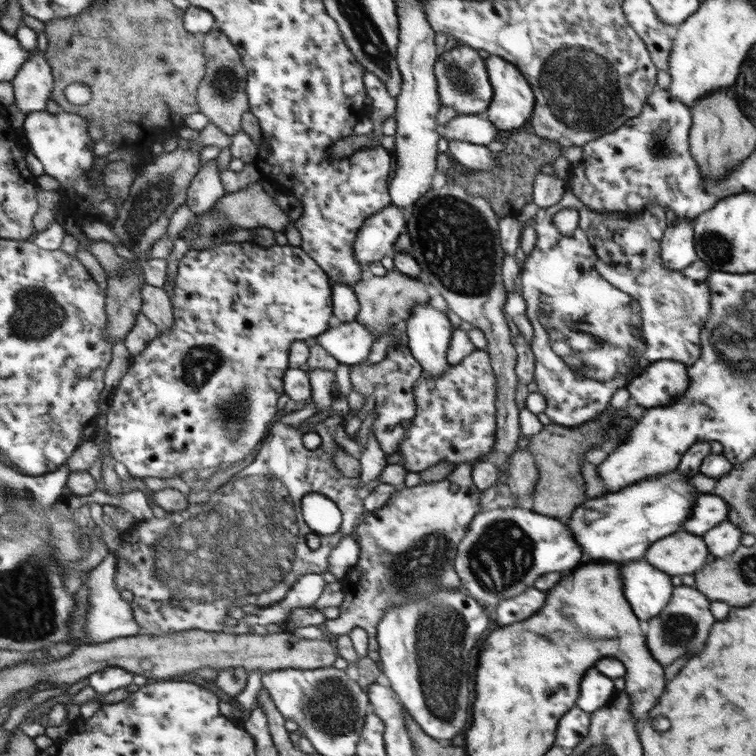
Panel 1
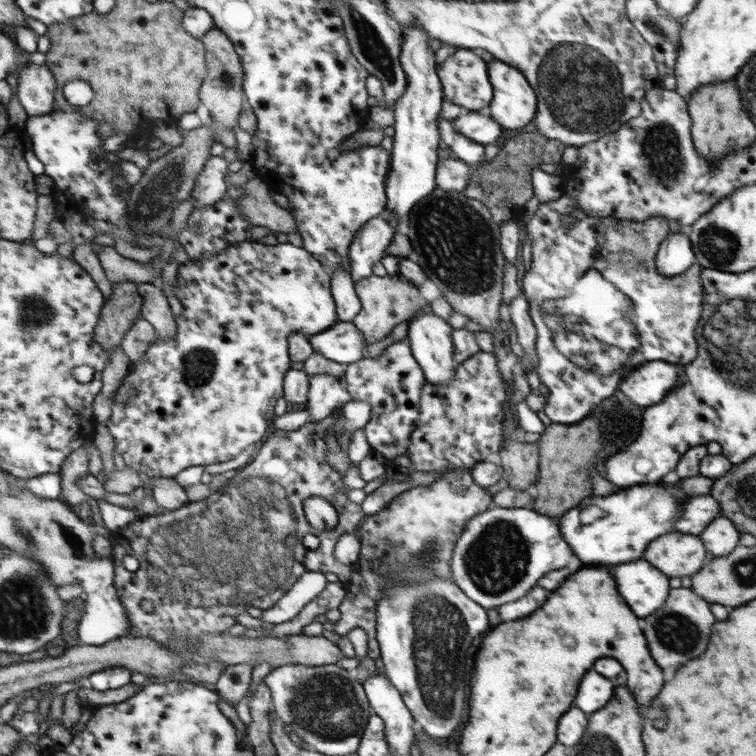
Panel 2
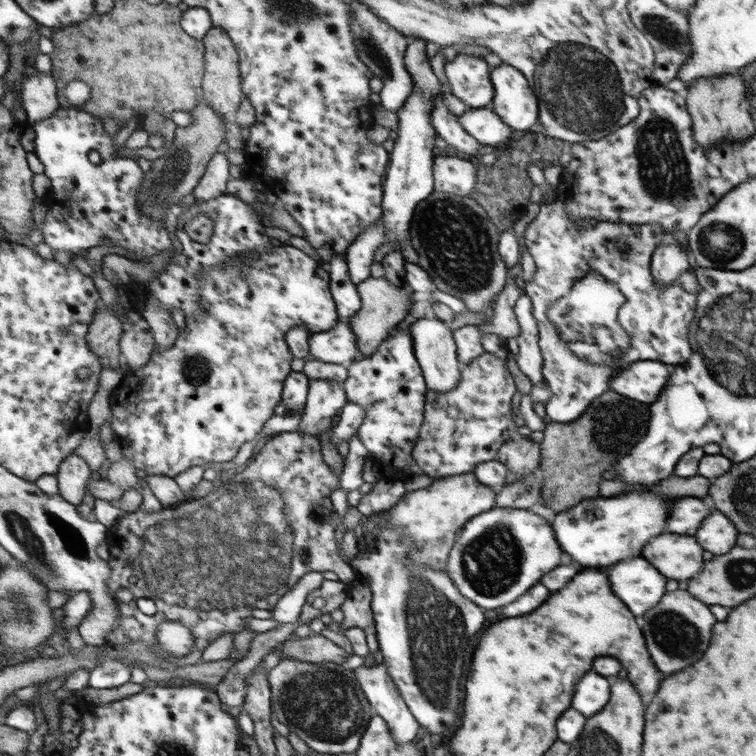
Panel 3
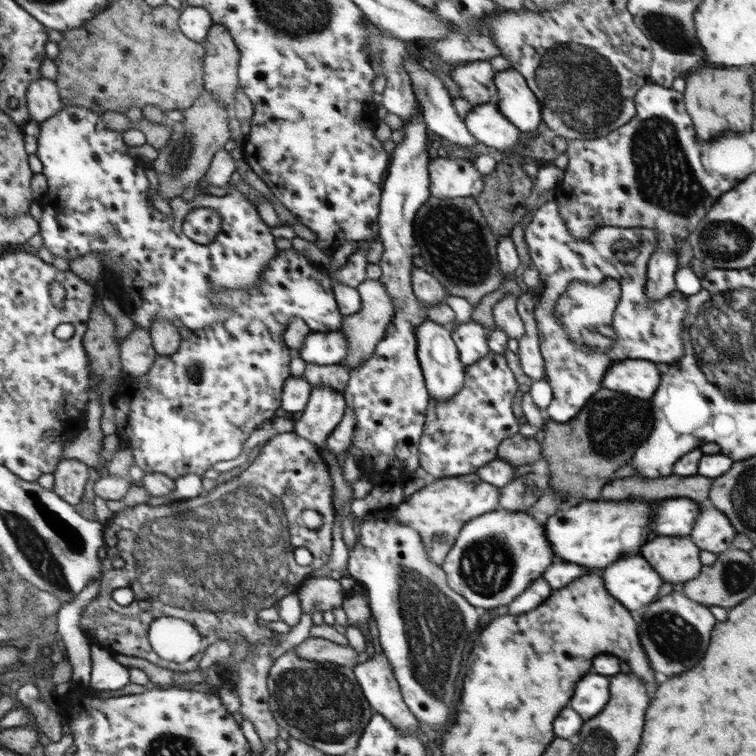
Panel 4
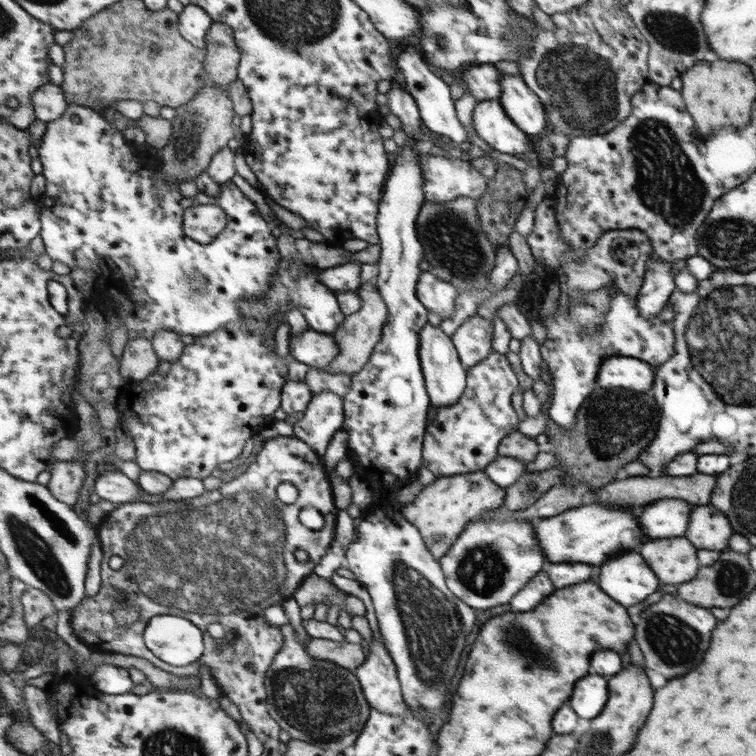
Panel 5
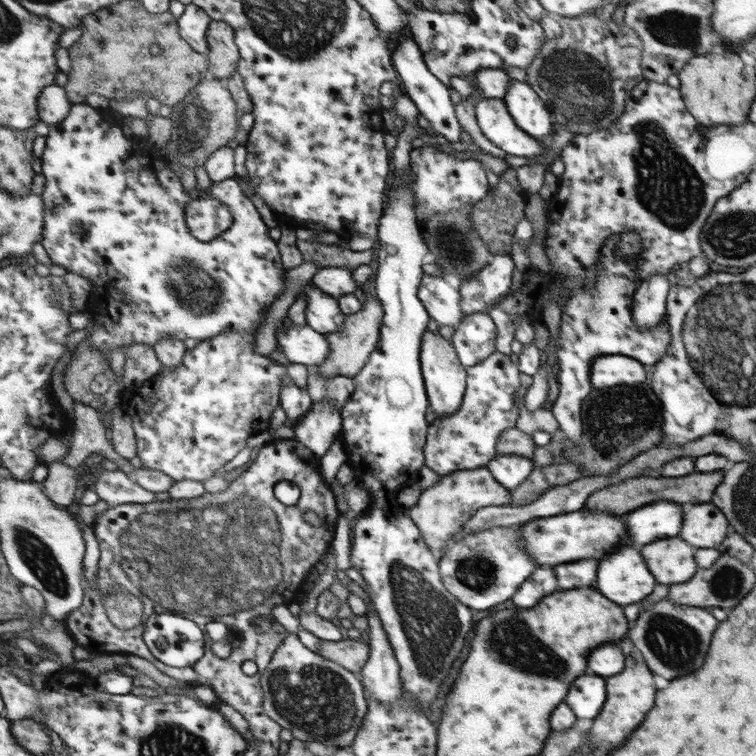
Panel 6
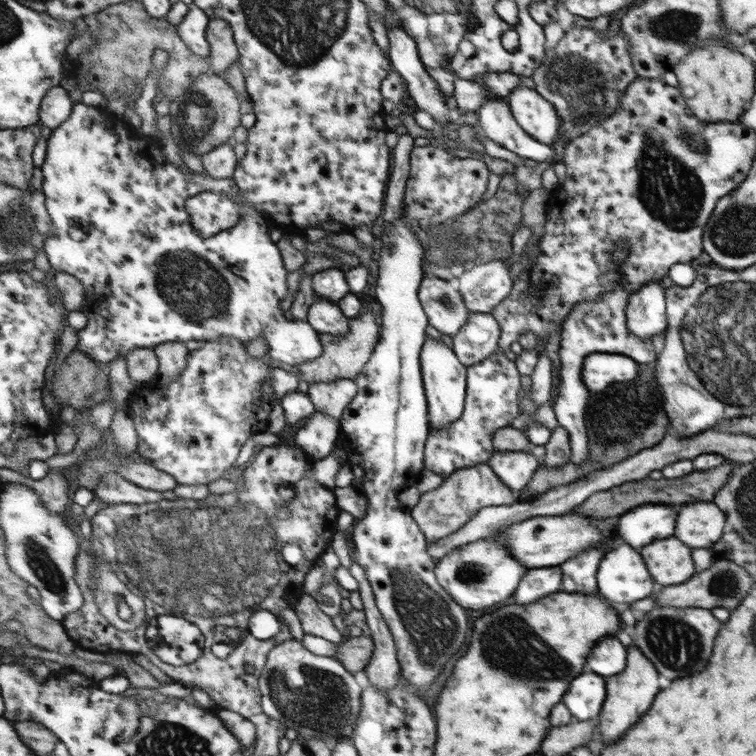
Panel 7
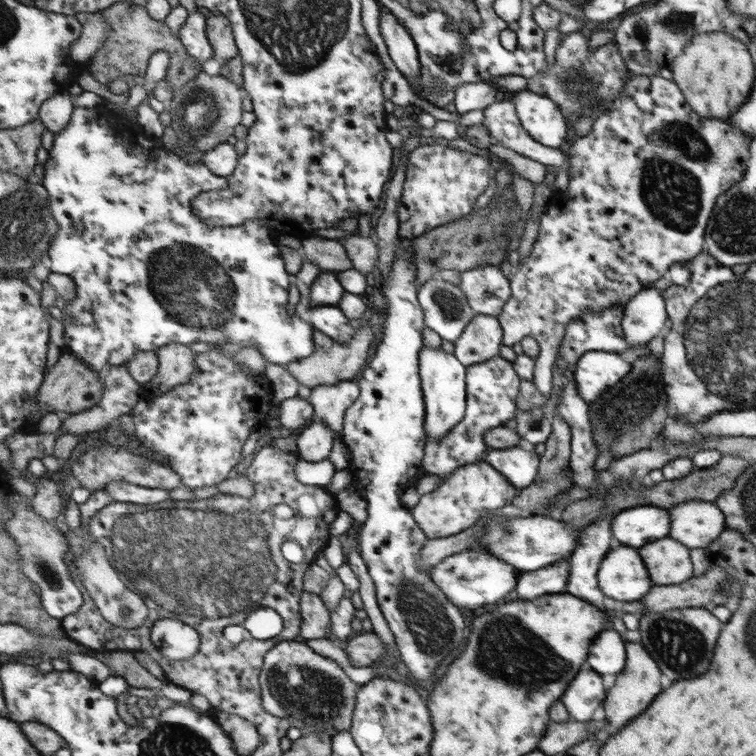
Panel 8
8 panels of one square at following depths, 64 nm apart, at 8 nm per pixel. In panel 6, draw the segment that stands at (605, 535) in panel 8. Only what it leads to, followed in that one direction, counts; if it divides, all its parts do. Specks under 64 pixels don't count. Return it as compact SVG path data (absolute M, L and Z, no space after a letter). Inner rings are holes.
M577 560L573 563L558 564L552 568L558 578L558 586L564 590L574 590L582 586L596 586L598 560Z

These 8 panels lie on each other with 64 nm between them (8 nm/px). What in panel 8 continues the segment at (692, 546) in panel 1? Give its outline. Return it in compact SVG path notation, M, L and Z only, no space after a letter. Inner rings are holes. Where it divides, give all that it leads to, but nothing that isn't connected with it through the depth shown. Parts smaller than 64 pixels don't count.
M666 537L645 546L646 548L640 548L638 552L642 552L642 560L650 564L650 576L654 576L654 584L683 584L692 576L688 548L684 548L680 541Z

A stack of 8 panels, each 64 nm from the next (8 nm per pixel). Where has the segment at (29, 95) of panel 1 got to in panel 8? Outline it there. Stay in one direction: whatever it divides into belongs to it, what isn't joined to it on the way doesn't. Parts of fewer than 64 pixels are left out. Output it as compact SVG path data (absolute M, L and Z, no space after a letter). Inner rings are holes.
M66 91L54 96L42 106L41 119L55 135L64 132L75 114L72 96Z

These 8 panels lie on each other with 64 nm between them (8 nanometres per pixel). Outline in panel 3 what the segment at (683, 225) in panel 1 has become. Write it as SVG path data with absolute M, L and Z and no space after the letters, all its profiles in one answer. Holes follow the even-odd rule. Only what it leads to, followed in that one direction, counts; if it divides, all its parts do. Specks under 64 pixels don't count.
M668 237L665 242L658 245L650 263L654 279L662 288L668 288L684 270L690 269L687 252L677 240Z

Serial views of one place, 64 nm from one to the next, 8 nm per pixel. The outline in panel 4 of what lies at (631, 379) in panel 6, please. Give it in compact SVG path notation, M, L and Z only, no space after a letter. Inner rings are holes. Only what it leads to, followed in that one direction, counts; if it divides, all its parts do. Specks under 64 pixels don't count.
M642 359L614 361L606 369L603 388L626 392L642 400L652 399L659 390L663 378L662 364Z

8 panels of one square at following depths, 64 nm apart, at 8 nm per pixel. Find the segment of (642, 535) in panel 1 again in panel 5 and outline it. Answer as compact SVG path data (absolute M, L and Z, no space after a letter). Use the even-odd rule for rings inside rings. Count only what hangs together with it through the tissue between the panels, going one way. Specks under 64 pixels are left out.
M587 500L579 508L574 508L562 512L560 514L557 514L557 516L548 519L544 518L541 522L538 522L536 526L534 525L533 528L536 529L536 538L538 541L540 541L541 551L545 553L547 562L548 558L550 558L550 562L552 562L552 564L562 562L584 562L584 564L594 564L594 566L600 566L600 564L604 564L606 560L610 560L612 556L618 556L618 554L622 554L622 552L626 552L626 550L632 550L636 544L640 544L640 540L642 540L642 536L640 536L641 528L638 528L638 526L636 526L636 524L638 524L638 520L634 520L634 516L636 516L636 514L634 514L634 510L632 509L616 509L614 507L610 507L609 505L596 504Z

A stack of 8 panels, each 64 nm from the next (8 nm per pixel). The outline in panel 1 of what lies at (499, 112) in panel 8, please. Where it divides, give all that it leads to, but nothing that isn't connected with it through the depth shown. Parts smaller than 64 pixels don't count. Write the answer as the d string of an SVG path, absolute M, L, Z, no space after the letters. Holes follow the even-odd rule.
M456 115L450 122L442 126L440 130L442 145L448 139L464 140L474 144L487 146L494 142L498 129L486 115Z

